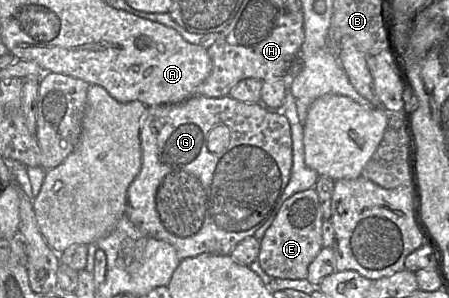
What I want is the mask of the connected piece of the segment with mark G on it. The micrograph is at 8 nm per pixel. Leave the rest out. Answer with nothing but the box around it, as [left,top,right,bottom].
[125,95,292,260]

